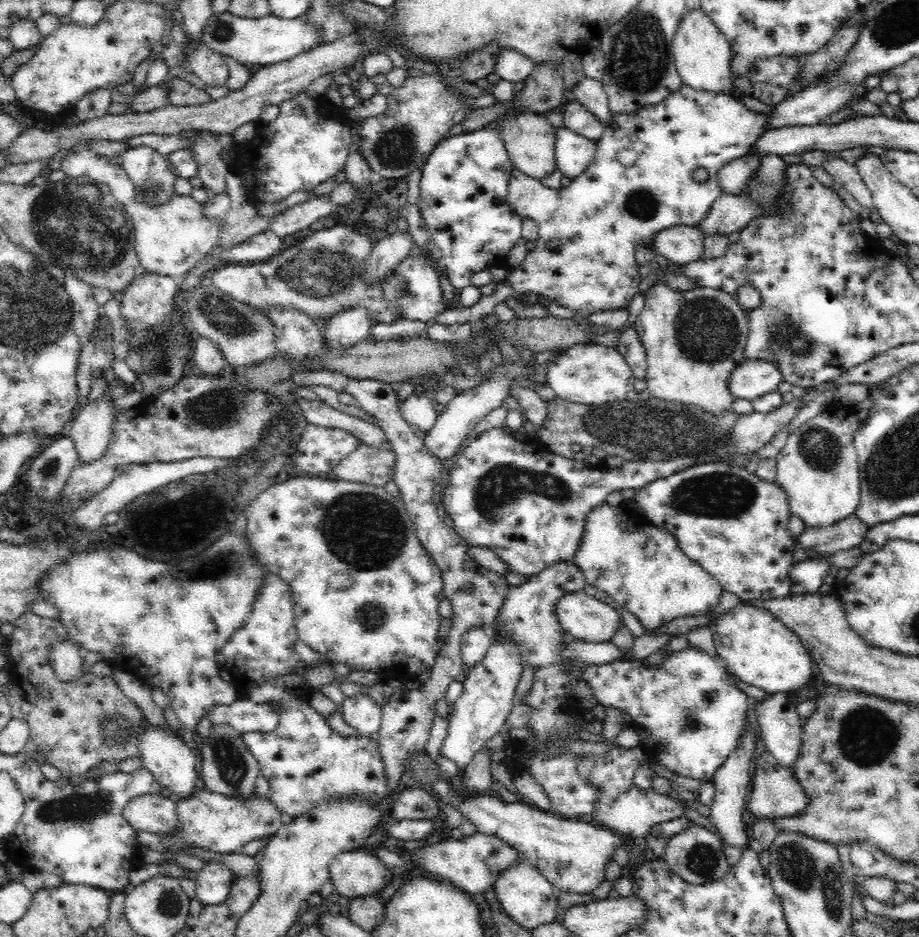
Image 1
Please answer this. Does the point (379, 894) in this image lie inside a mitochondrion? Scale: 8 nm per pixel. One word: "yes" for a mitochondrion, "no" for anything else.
no

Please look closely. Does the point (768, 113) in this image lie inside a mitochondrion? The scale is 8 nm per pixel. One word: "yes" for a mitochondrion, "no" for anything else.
no

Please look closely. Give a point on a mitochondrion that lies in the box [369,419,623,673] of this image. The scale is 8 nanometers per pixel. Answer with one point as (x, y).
(501, 485)

